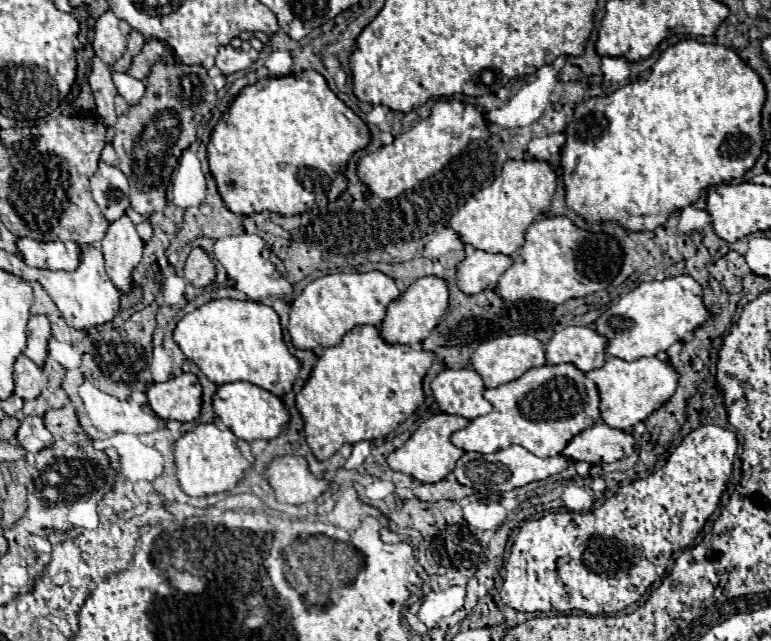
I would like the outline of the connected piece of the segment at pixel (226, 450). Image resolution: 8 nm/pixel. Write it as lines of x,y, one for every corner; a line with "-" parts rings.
198,424
194,430
178,438
174,446
174,458
180,490
188,496
210,496
232,490
244,476
244,470
254,462
250,444
236,438
228,428
222,430
218,424

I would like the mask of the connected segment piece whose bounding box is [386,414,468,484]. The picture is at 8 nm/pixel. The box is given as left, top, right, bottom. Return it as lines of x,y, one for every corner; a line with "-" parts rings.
434,414
432,418
428,418
426,422
420,424
420,428
408,438
408,442
404,446
400,446
392,454
388,454
386,462
394,472
408,474
408,476
412,476
424,484
440,482
446,474
450,474
454,470
456,460
464,454
464,450
456,448
450,442
450,434
454,434
456,430
462,430
466,426
468,426
466,418
450,416
450,414

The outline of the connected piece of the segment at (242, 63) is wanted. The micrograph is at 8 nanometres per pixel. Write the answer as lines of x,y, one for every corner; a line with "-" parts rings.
230,44
228,46
220,46
218,56
216,56
216,66
220,68
220,72
224,76
240,72
240,70
246,70
250,64
252,64
252,60
244,50
236,50

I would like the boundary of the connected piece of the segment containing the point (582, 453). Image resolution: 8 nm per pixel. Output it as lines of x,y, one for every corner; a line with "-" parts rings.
602,422
584,430
568,442
564,454
572,462
588,462
588,464
608,464
616,462
624,456
630,456
634,450
634,438
624,432
610,428

